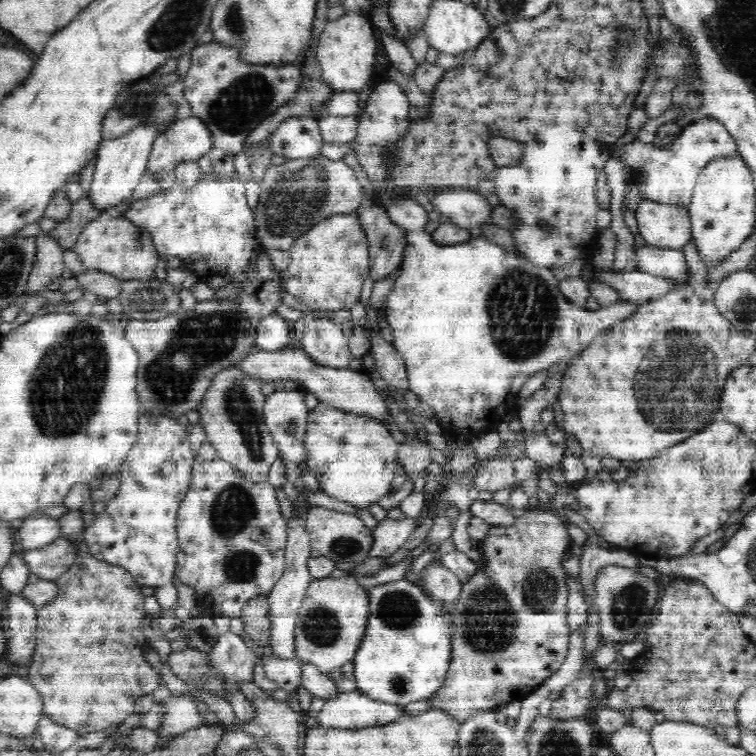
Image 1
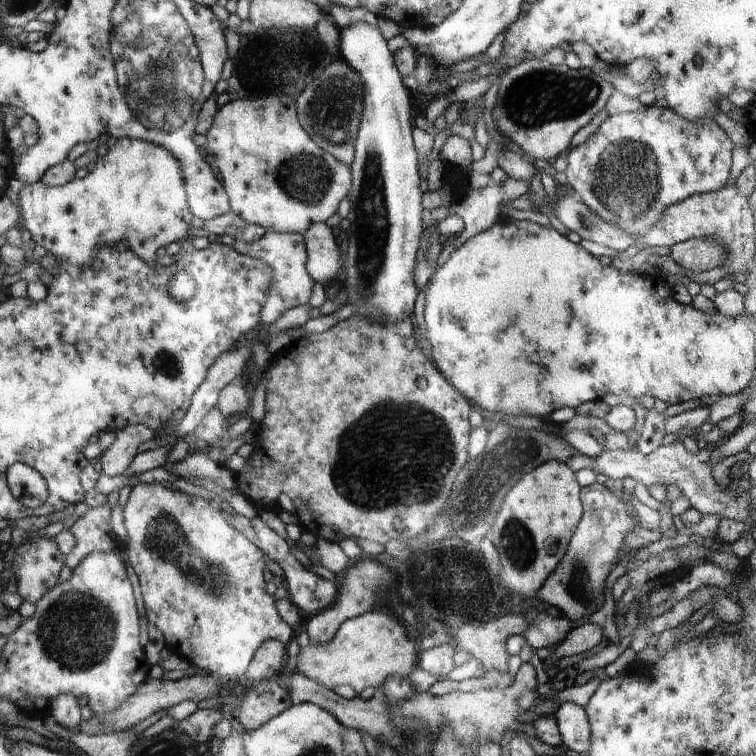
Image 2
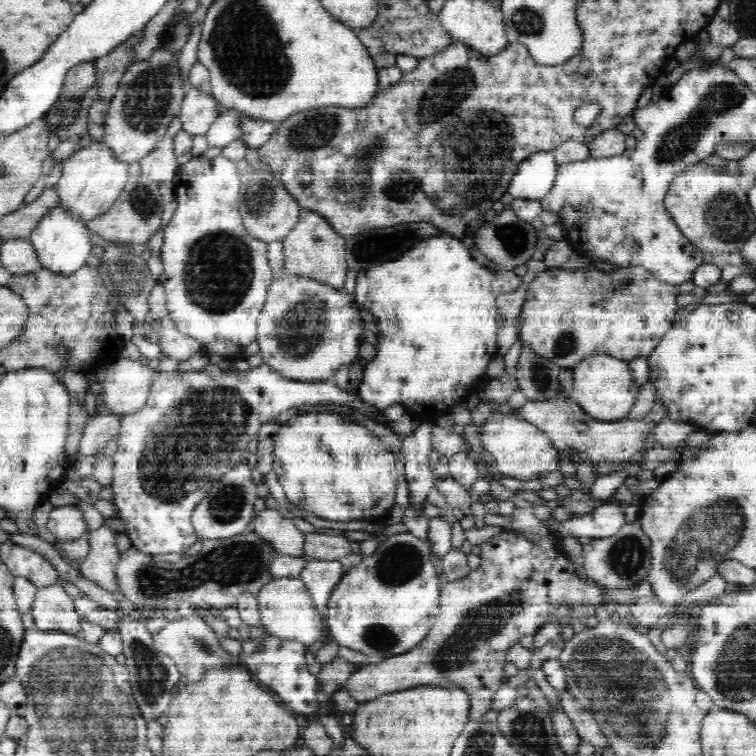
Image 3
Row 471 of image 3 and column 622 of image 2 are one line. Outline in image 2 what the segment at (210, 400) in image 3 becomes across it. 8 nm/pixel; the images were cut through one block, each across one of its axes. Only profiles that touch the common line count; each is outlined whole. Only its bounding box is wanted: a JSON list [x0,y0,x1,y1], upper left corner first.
[565,105,735,233]

